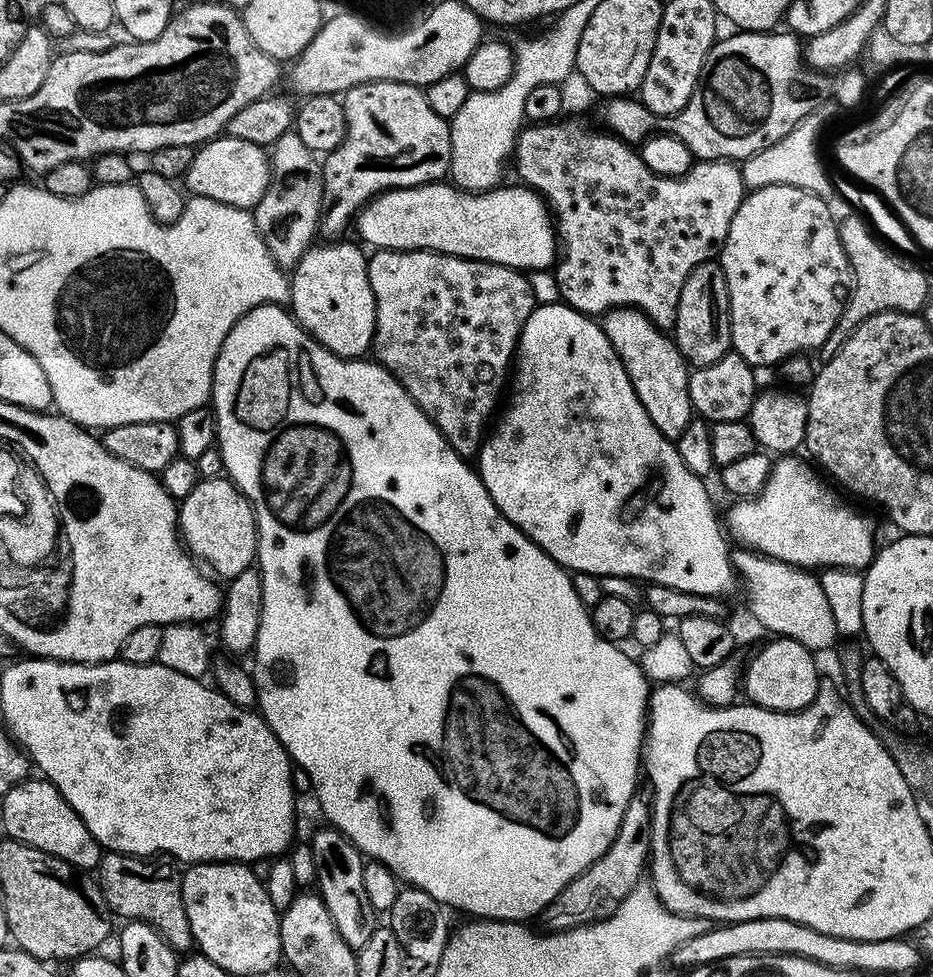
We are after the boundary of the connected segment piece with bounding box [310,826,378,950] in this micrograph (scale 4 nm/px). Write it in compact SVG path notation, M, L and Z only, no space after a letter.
M324 826L313 838L310 838L316 868L318 894L322 897L329 914L340 932L342 940L352 949L359 950L378 927L378 913L370 904L364 887L363 853L359 852L349 839L331 826Z

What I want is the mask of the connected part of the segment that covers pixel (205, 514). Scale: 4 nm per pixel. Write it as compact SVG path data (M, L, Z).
M223 475L197 479L194 490L190 490L190 494L186 494L186 498L179 501L178 531L184 547L197 561L203 562L209 569L212 567L211 571L221 581L232 580L238 574L242 574L242 570L253 567L256 559L256 515L252 504L236 489L236 485Z

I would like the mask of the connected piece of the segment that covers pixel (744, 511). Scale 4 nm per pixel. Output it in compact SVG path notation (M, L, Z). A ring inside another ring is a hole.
M781 455L773 463L772 473L761 492L733 503L736 505L729 510L728 520L726 516L731 539L740 540L736 542L743 547L792 564L795 568L867 569L878 551L871 522L862 513L855 512L835 487L827 488L820 481L821 473L807 459L799 460L798 456Z

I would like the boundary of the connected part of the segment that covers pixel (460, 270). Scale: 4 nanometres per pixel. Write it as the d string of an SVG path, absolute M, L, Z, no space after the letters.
M389 248L373 251L368 256L368 277L376 299L376 333L372 335L371 355L377 364L383 366L398 381L406 390L406 394L414 398L414 402L424 411L426 418L430 418L430 422L438 426L446 442L459 456L475 457L486 439L486 429L493 419L492 411L500 400L500 391L503 388L505 391L506 381L509 379L510 369L513 367L516 350L520 343L520 335L526 326L526 318L530 318L530 314L538 307L538 299L536 300L535 294L532 293L532 284L527 280L529 277L521 269L507 268L485 260L467 260L461 256L451 256L441 252L395 252Z

